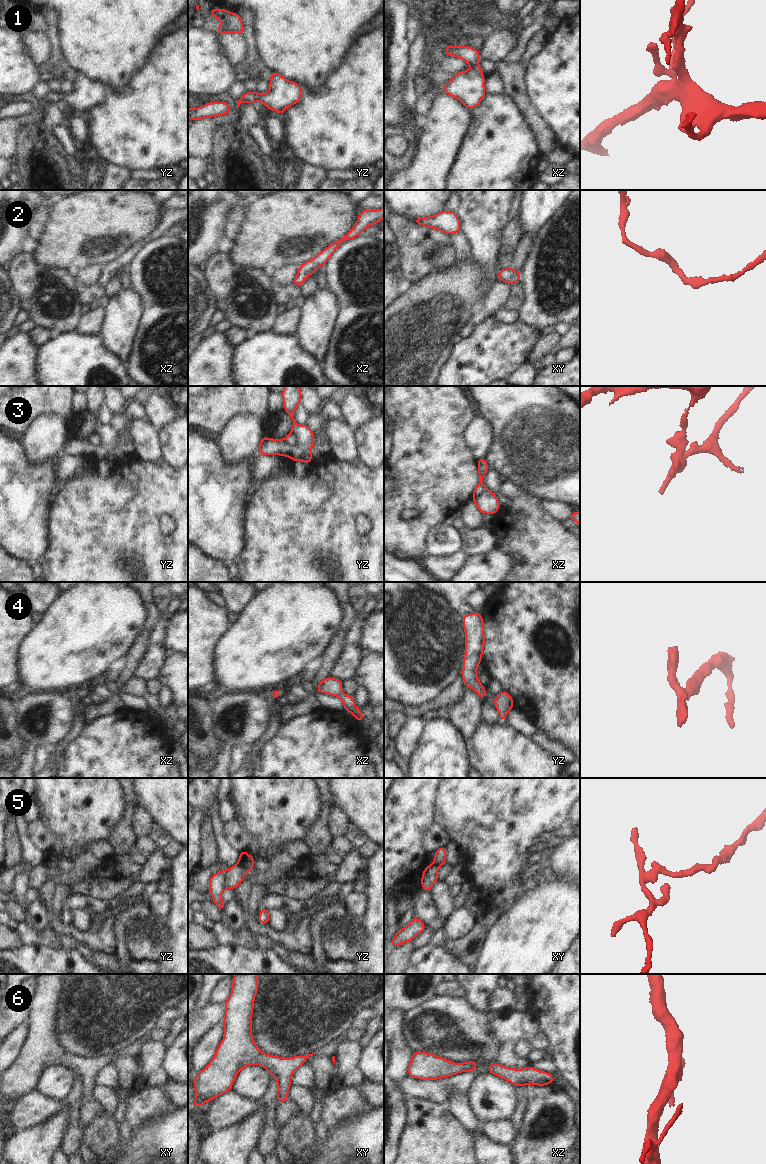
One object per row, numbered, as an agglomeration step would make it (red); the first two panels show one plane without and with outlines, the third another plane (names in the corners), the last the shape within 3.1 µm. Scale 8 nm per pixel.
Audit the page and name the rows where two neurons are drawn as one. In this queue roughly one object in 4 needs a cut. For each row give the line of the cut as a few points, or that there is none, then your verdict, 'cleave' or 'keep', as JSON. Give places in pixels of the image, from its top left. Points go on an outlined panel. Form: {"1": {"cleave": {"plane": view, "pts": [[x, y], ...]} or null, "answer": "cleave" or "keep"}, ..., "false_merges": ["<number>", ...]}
{"1": {"cleave": null, "answer": "keep"}, "2": {"cleave": null, "answer": "keep"}, "3": {"cleave": {"plane": "yz", "pts": [[291, 431], [294, 435], [294, 441], [290, 444]]}, "answer": "cleave"}, "4": {"cleave": null, "answer": "keep"}, "5": {"cleave": {"plane": "yz", "pts": [[237, 864], [240, 864], [248, 871]]}, "answer": "cleave"}, "6": {"cleave": null, "answer": "keep"}, "false_merges": ["3", "5"]}

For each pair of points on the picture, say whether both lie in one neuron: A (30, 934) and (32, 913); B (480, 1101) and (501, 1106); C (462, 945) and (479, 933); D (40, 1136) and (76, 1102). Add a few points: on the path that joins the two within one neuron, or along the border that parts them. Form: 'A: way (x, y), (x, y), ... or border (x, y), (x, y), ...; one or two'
A: border (25, 923), (39, 931), (43, 931), (48, 927); two
B: way (485, 1098), (493, 1098), (496, 1101); one
C: way (466, 945), (475, 937); one
D: border (65, 1104), (68, 1115), (62, 1133); two

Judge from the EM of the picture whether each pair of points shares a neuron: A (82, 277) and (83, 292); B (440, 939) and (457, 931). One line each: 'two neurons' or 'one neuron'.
A: two neurons
B: two neurons

